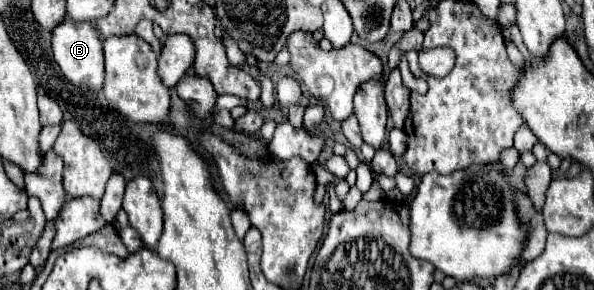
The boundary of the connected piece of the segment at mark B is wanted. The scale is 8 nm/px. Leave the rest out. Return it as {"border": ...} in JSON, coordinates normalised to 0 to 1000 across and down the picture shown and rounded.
{"border":[[[109,66],[89,107],[89,197],[99,224],[103,252],[123,286],[140,307],[170,314],[177,286],[177,224],[173,224],[173,169],[163,100],[153,79],[133,79],[123,66]]]}

